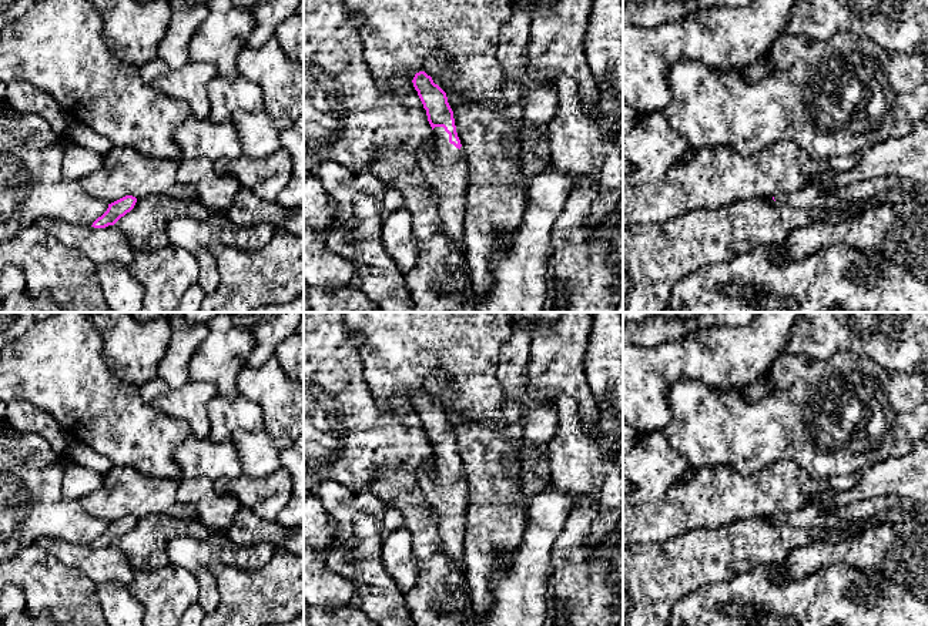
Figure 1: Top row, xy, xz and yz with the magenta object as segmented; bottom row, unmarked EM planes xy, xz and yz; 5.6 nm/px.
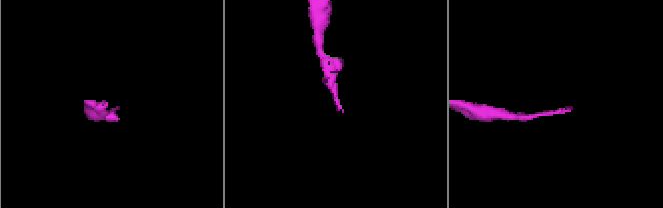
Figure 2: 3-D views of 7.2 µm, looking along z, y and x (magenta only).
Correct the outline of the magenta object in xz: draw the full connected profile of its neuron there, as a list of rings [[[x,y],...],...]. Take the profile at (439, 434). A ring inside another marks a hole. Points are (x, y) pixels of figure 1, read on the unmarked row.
[[[425,391],[416,392],[412,402],[423,428],[426,429],[428,441],[433,449],[429,456],[429,465],[418,473],[419,486],[428,503],[438,515],[440,550],[452,559],[455,570],[463,572],[468,488],[460,475],[462,463],[456,452],[453,431],[448,422],[446,412],[435,404],[432,396]]]

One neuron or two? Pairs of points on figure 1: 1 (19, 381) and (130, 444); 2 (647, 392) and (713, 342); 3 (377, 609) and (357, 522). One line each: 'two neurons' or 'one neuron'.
1: one neuron
2: one neuron
3: one neuron

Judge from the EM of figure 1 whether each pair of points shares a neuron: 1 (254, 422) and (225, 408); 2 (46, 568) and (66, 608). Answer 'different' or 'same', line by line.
1: same
2: same

